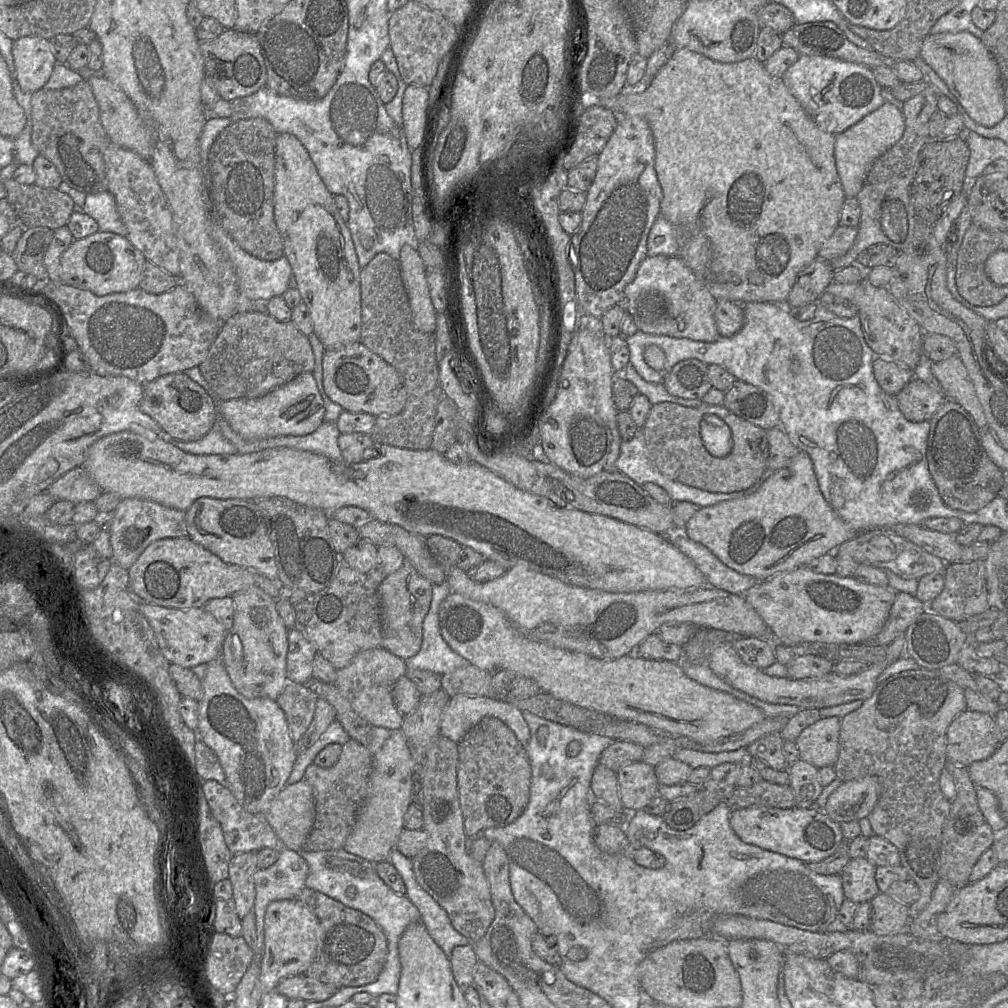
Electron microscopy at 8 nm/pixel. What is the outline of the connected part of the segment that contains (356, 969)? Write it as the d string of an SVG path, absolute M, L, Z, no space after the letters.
M309 887L301 890L297 900L319 920L316 956L304 975L337 988L363 986L377 981L388 952L387 938L380 926L361 911Z

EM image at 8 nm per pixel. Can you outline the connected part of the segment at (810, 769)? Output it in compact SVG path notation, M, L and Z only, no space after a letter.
M798 759L788 766L789 786L795 795L795 807L810 808L822 792L818 768Z

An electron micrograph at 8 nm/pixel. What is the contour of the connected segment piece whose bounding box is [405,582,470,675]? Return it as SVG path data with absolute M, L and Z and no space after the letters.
M446 582L433 584L431 605L423 621L421 649L405 661L407 669L428 670L444 675L470 664L447 644L440 632L439 608L450 593Z

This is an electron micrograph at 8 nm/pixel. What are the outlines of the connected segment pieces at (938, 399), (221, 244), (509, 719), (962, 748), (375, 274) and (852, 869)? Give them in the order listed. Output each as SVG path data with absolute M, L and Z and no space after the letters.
M913 378L897 395L898 408L912 423L929 421L947 399L928 384Z
M215 221L212 223L212 240L232 263L237 276L240 295L243 300L268 301L272 297L281 297L289 289L288 283L292 275L292 270L284 255L274 261L260 260L240 248L222 228L219 222L216 223Z
M456 694L450 697L440 722L440 734L456 743L485 717L495 717L503 721L516 735L520 743L526 746L530 739L530 730L522 717L522 711L506 699L472 694Z
M966 709L958 714L946 732L948 761L969 766L991 757L1000 742L994 716Z
M378 253L360 271L361 336L360 341L402 376L407 389L403 410L392 416L378 416L371 432L375 443L412 450L431 448L435 416L439 403L447 396L439 380L436 343L433 334L421 332L412 320L408 296L399 263L386 253Z
M853 858L841 873L845 899L857 904L870 902L880 893L875 879L876 866L867 858Z

